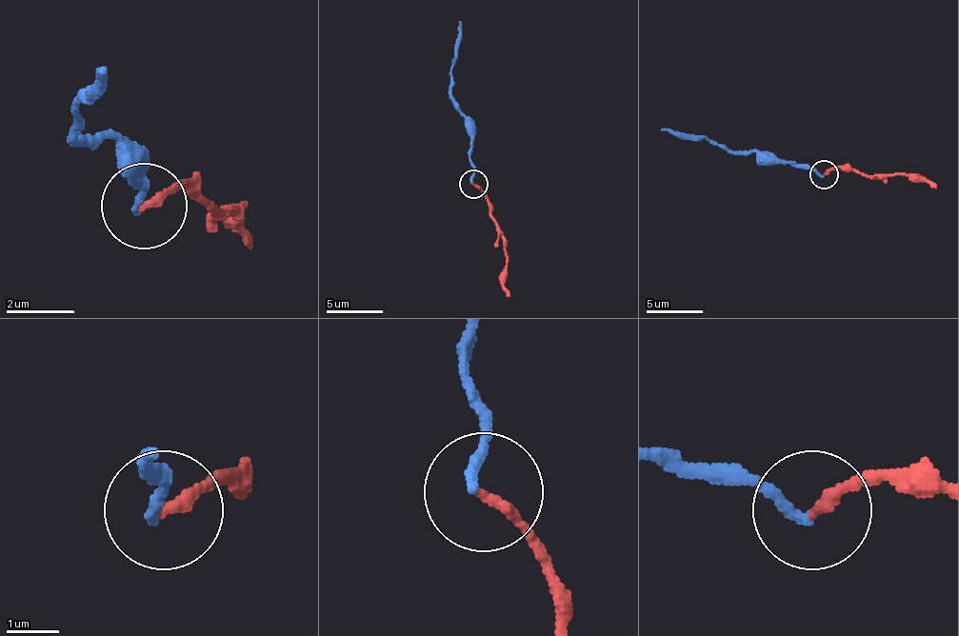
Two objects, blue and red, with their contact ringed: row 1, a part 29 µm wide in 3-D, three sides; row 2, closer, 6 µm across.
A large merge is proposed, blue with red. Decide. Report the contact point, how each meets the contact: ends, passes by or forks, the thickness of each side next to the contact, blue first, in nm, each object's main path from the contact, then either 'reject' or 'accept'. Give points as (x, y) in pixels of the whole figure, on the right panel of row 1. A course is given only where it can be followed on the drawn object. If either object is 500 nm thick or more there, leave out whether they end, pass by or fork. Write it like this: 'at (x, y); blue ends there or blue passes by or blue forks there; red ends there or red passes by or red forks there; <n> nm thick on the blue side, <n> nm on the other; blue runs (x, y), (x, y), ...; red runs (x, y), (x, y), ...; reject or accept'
at (824, 174); blue ends there; red ends there; 190 nm thick on the blue side, 220 nm on the other; blue runs (824, 173), (796, 162), (762, 159), (748, 150), (725, 150), (708, 139), (662, 128); red runs (824, 173), (838, 168), (867, 176), (892, 173), (924, 176), (935, 188); accept

